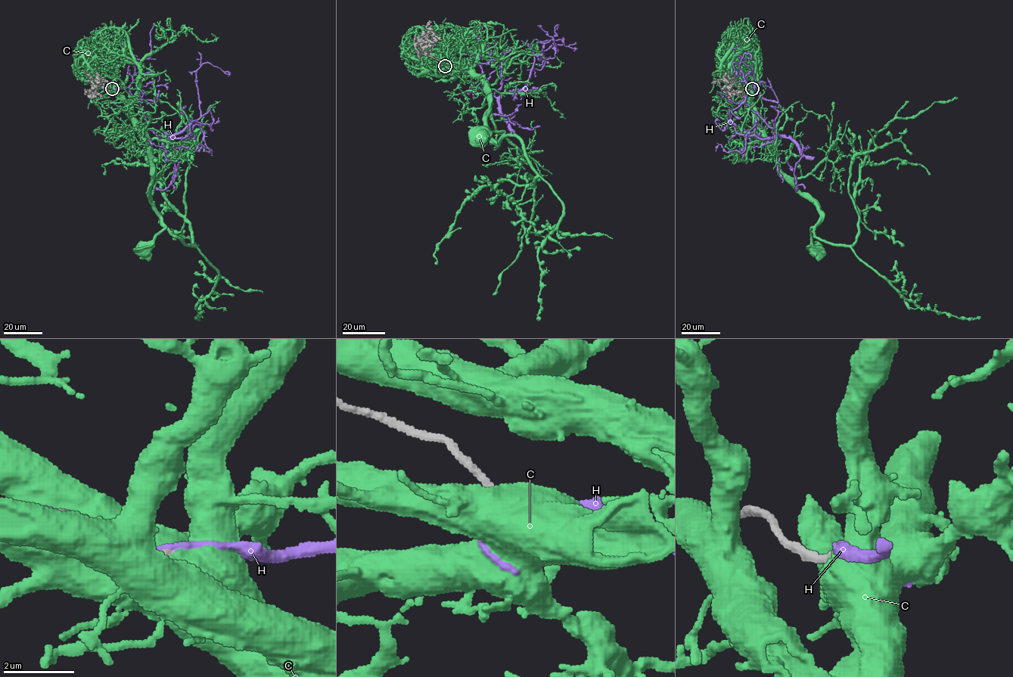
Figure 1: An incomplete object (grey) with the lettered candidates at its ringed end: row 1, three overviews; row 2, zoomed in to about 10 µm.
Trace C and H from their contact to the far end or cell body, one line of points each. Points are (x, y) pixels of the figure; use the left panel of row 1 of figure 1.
C: (110, 90), (133, 112), (138, 129), (145, 139), (150, 156), (150, 203), (166, 228), (143, 247)
H: (110, 88), (128, 88), (138, 97), (147, 129), (187, 138), (200, 116), (196, 70), (207, 62), (228, 76)

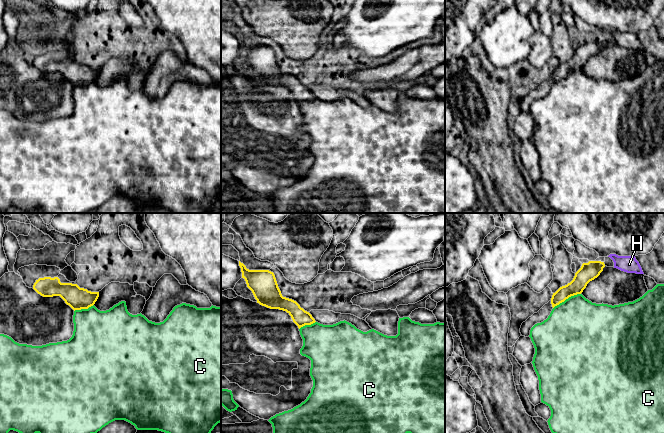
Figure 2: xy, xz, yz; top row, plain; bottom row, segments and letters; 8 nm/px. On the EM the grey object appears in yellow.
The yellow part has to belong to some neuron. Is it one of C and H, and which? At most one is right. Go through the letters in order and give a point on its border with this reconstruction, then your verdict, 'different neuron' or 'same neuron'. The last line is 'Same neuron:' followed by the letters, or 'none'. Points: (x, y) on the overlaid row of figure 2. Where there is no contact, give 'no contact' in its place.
C: yz (566, 298) | different neuron
H: no contact | different neuron
Same neuron: none

